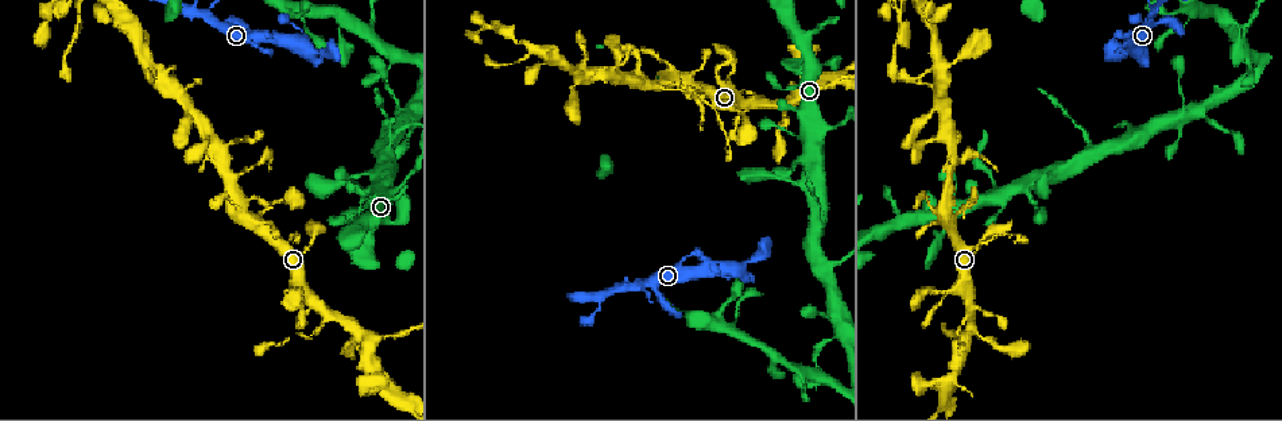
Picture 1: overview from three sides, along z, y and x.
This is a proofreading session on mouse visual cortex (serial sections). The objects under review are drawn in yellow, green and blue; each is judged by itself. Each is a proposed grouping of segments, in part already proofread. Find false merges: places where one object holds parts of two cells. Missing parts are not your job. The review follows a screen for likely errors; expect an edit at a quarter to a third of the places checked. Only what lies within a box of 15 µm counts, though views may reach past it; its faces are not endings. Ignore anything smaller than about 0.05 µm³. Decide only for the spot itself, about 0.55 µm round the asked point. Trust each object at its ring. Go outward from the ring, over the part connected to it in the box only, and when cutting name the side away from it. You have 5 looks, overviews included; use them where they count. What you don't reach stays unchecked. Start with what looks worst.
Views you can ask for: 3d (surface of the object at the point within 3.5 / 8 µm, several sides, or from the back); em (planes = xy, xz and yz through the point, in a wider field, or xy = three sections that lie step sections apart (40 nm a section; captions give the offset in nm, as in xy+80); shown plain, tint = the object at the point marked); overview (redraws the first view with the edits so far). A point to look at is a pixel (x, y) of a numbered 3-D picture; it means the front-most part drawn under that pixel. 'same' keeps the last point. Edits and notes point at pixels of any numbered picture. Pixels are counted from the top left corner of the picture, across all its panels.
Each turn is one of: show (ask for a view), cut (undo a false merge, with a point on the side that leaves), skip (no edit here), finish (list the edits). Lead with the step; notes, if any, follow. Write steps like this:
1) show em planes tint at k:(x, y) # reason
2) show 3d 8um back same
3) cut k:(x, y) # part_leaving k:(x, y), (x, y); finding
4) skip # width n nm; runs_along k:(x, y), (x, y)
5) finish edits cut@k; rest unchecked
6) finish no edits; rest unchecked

show 3d 3.5um at 1:(636, 283)

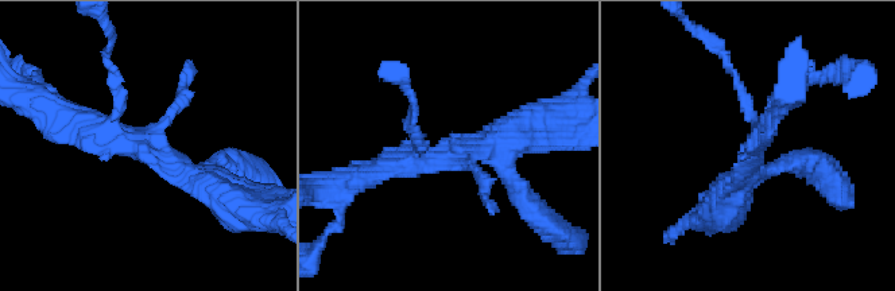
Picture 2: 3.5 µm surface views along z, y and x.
show em xy step 1 tint at 2:(142, 150) # arms 4; arm_widths 150, 150, 250, 350 nm; now the EM

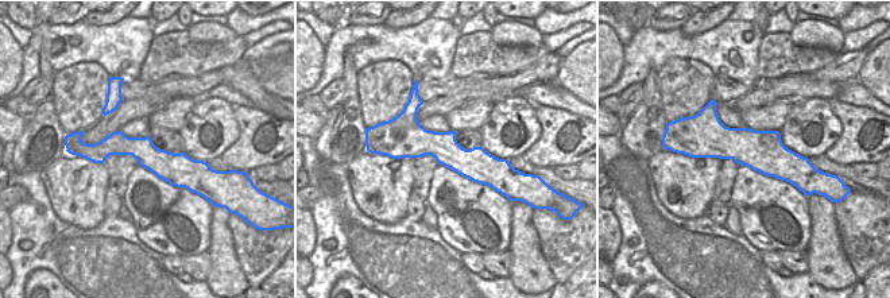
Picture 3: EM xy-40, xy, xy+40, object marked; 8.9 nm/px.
skip # runs_along 2:(216, 189), (66, 111); one cell here

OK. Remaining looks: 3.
show 3d 3.5um back at 1:(311, 49) # a fork

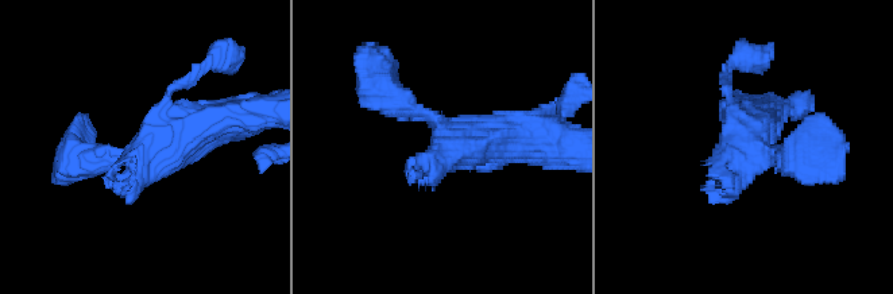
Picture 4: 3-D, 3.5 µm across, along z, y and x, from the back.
show em xy step 1 tint at 4:(442, 129)

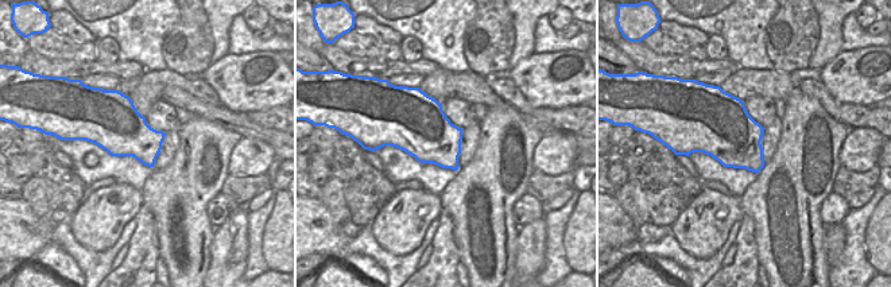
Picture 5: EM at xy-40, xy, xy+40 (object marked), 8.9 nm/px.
skip # continuous, no second cell

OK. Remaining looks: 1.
finish no edits; rest unchecked

